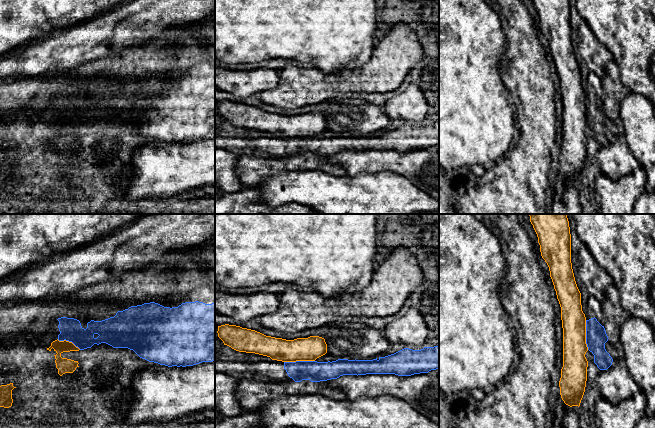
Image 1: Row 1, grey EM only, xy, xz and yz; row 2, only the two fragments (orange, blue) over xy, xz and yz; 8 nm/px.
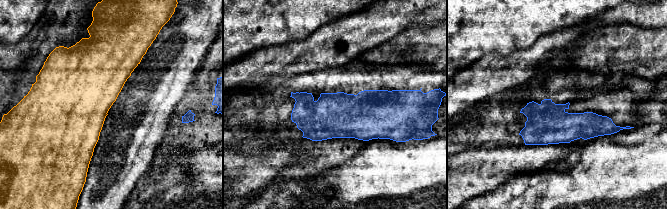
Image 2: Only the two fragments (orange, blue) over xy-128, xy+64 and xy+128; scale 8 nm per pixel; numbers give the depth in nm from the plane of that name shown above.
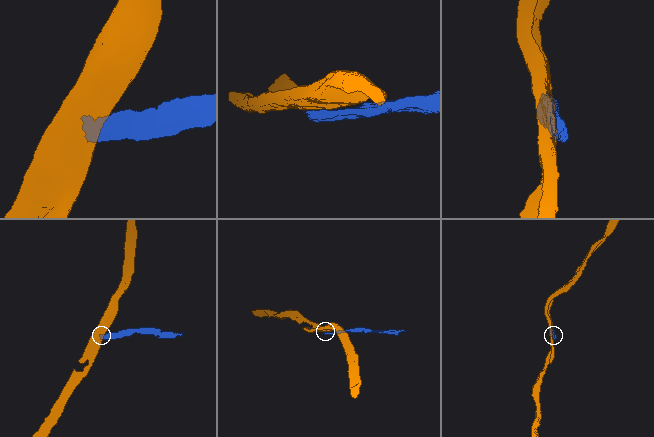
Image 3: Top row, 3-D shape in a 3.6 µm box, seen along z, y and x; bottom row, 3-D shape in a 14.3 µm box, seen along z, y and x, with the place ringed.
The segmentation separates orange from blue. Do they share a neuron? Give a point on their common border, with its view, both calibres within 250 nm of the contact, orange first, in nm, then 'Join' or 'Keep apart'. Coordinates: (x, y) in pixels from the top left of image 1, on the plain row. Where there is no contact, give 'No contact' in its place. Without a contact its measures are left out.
Touches orange at xz (299, 136). Thickness 190 nm (orange) against 160 nm. Keep apart

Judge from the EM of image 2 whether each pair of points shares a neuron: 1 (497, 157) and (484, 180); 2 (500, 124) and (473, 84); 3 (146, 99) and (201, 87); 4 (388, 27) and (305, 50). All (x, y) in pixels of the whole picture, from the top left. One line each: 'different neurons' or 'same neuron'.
1: same neuron
2: different neurons
3: different neurons
4: same neuron

